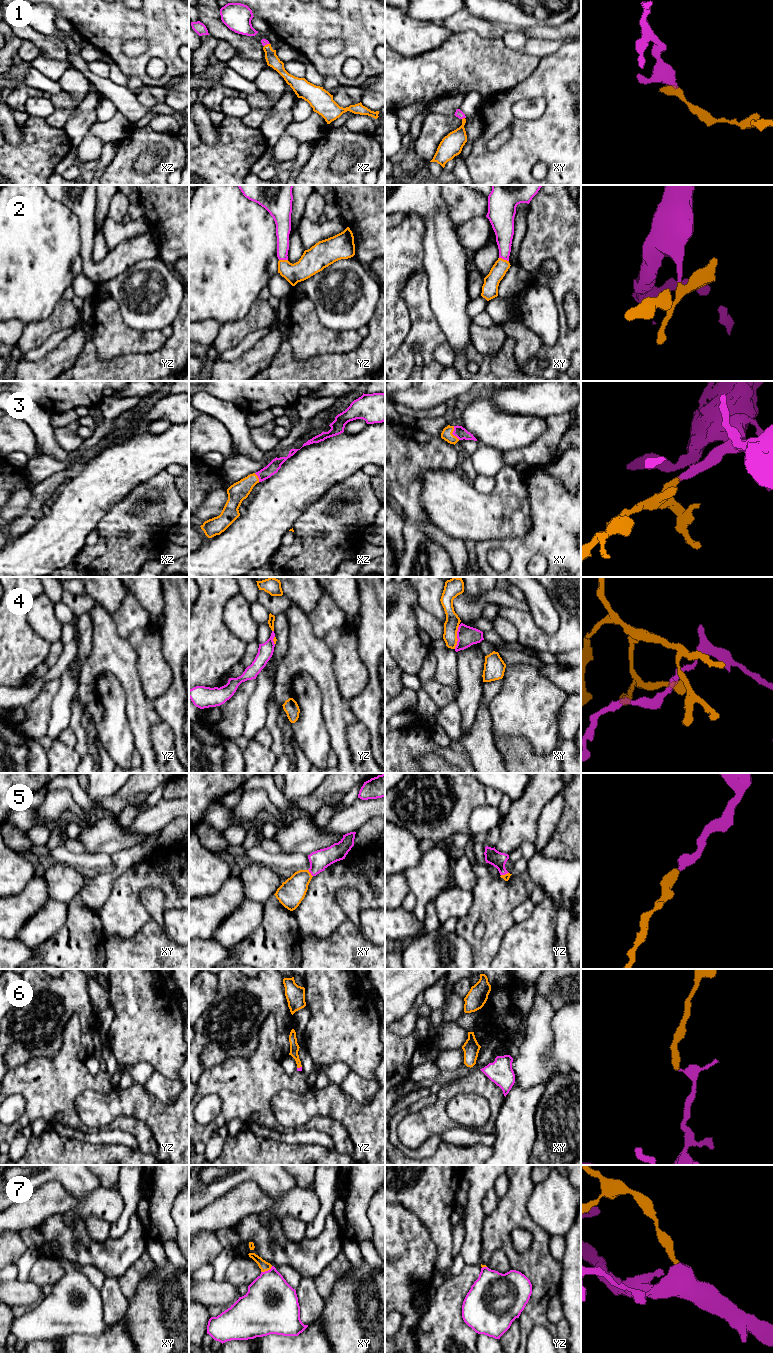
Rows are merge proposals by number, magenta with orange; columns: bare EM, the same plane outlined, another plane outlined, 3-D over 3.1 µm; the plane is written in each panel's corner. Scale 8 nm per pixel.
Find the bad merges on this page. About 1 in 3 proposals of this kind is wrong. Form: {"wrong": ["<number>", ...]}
{"wrong": ["4"]}

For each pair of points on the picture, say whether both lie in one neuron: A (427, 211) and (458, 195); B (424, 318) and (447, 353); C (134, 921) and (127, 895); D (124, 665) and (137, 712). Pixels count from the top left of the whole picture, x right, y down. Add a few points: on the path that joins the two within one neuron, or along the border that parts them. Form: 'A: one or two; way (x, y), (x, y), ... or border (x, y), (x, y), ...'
A: two; border (440, 195), (446, 206), (449, 218), (454, 224)
B: two; border (446, 342), (439, 345), (431, 354)
C: one; way (128, 915), (127, 901)
D: one; way (129, 677), (136, 700)

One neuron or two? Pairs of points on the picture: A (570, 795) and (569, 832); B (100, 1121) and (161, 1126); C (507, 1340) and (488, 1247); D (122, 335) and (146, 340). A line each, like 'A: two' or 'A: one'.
A: one
B: one
C: two
D: one

